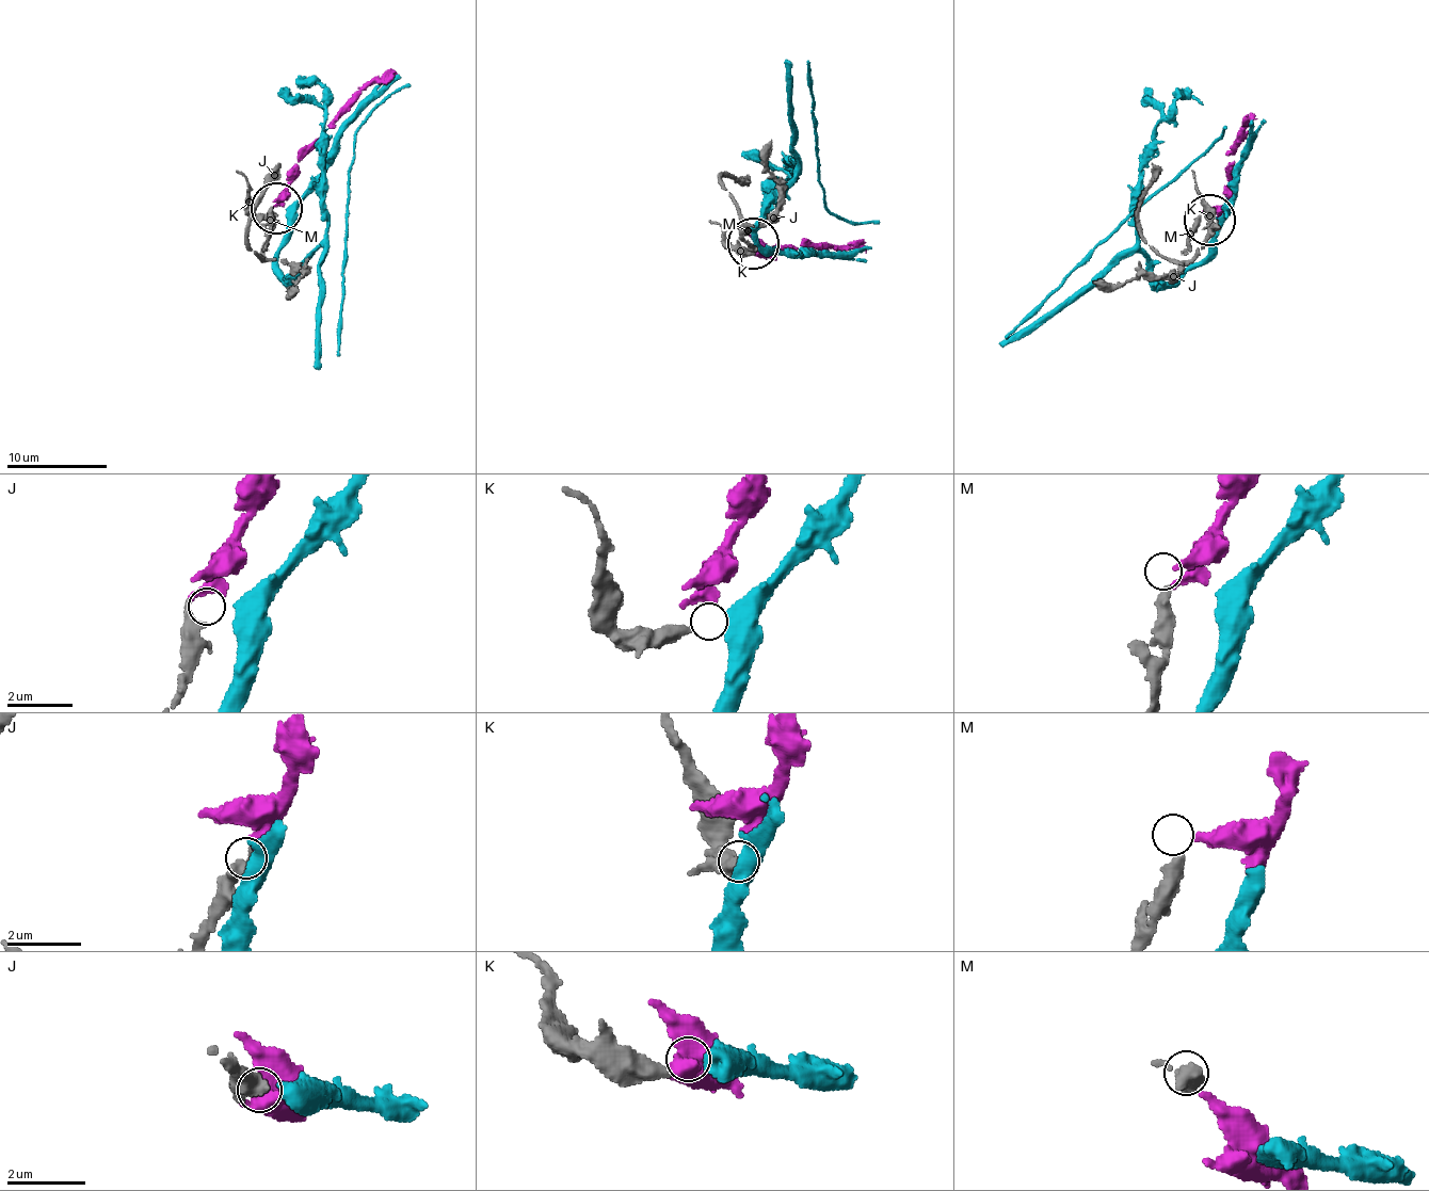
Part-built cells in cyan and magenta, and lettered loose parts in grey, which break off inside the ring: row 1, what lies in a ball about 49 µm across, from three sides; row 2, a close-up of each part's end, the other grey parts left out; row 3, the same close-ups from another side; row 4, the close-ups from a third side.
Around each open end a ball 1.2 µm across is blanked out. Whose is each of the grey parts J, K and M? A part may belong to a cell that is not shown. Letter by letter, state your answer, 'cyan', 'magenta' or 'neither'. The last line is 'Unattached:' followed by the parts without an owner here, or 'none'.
J: magenta
K: cyan
M: neither
Unattached: M

